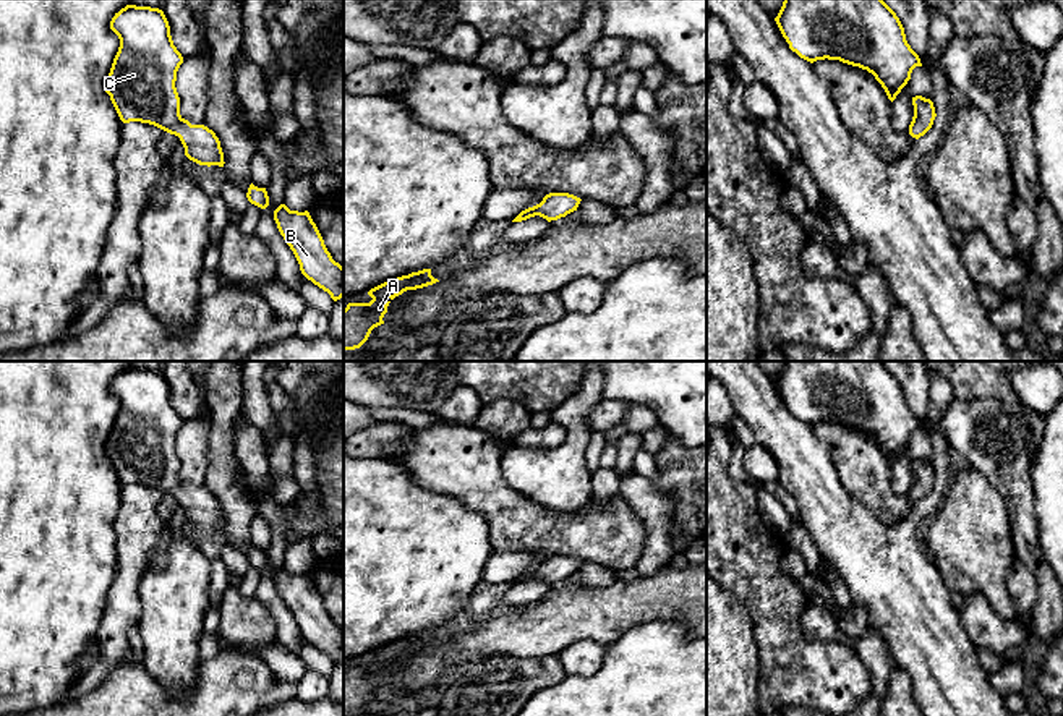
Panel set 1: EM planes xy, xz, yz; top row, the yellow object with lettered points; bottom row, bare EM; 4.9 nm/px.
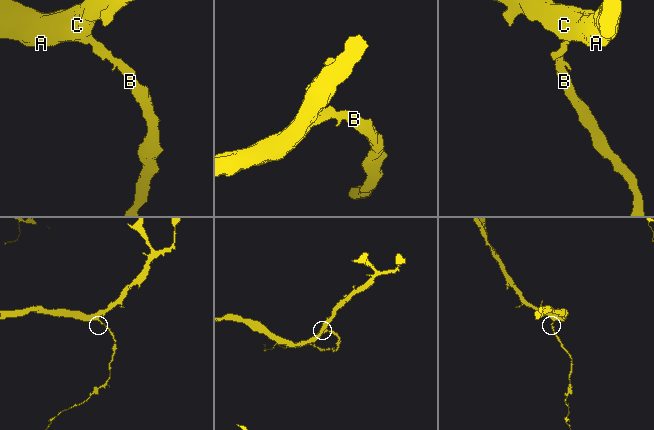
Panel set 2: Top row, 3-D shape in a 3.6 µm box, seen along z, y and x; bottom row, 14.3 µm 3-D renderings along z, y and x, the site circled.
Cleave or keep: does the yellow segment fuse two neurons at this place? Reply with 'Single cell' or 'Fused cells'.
Single cell

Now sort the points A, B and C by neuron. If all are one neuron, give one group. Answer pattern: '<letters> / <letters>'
A B C

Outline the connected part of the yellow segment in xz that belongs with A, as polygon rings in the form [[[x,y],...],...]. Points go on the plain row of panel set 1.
[[[423,632],[384,645],[368,654],[369,666],[348,666],[344,672],[344,713],[360,711],[371,693],[384,687],[389,666],[407,653],[416,653],[439,645],[431,638],[431,632]]]

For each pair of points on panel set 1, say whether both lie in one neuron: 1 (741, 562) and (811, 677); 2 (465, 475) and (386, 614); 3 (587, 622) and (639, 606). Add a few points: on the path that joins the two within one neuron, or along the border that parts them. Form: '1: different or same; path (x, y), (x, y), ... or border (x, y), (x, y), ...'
1: same; path (765, 592), (776, 603), (776, 630), (781, 648)
2: different; border (417, 483), (435, 493), (454, 496), (485, 519)
3: same; path (600, 613), (626, 606)

